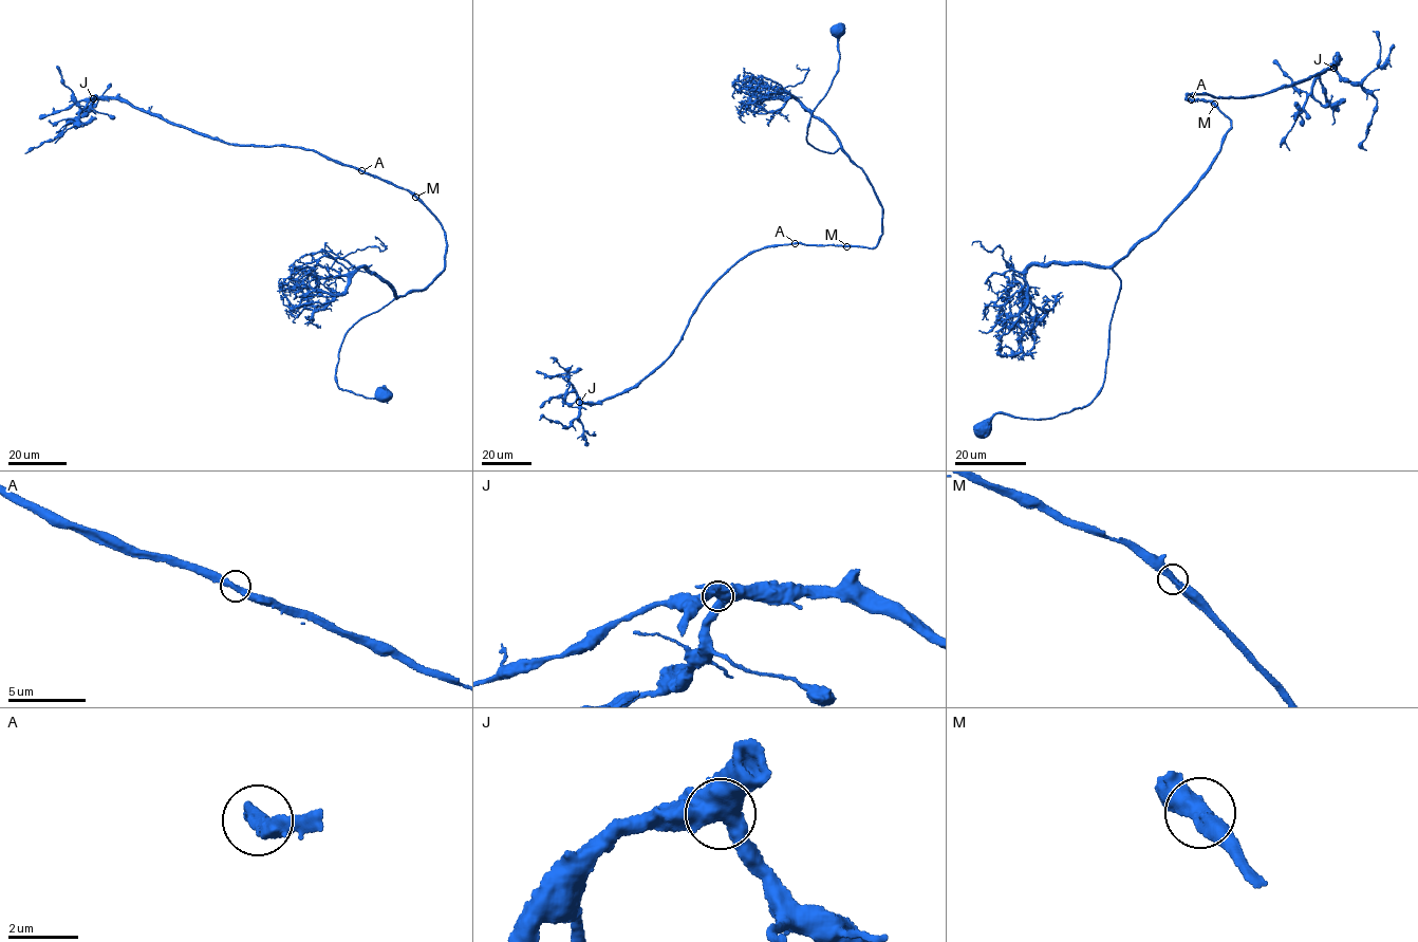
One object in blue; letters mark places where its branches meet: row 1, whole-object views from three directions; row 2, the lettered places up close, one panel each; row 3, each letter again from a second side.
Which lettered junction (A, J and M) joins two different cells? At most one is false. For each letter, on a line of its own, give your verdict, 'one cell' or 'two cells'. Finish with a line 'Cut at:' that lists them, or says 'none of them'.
A: one cell
J: one cell
M: one cell
Cut at: none of them

